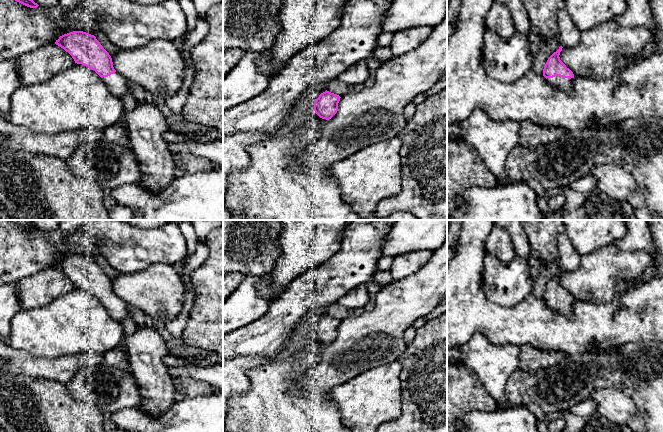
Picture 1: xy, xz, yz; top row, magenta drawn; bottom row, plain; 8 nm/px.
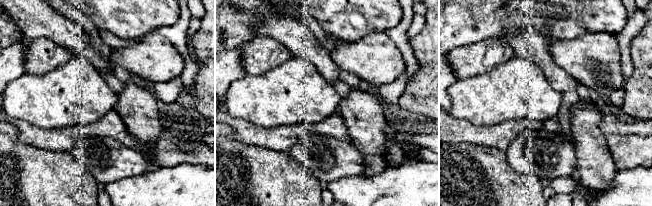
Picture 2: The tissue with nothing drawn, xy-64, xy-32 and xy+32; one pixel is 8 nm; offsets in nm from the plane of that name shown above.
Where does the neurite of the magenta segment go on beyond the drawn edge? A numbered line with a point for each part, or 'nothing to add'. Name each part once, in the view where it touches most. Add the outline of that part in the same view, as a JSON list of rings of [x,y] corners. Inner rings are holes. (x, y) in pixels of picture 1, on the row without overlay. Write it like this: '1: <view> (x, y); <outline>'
1: yz (564, 308); [[[555,300],[553,302],[547,302],[546,304],[554,312],[560,313],[561,315],[569,316],[572,314],[573,302],[569,303]]]

